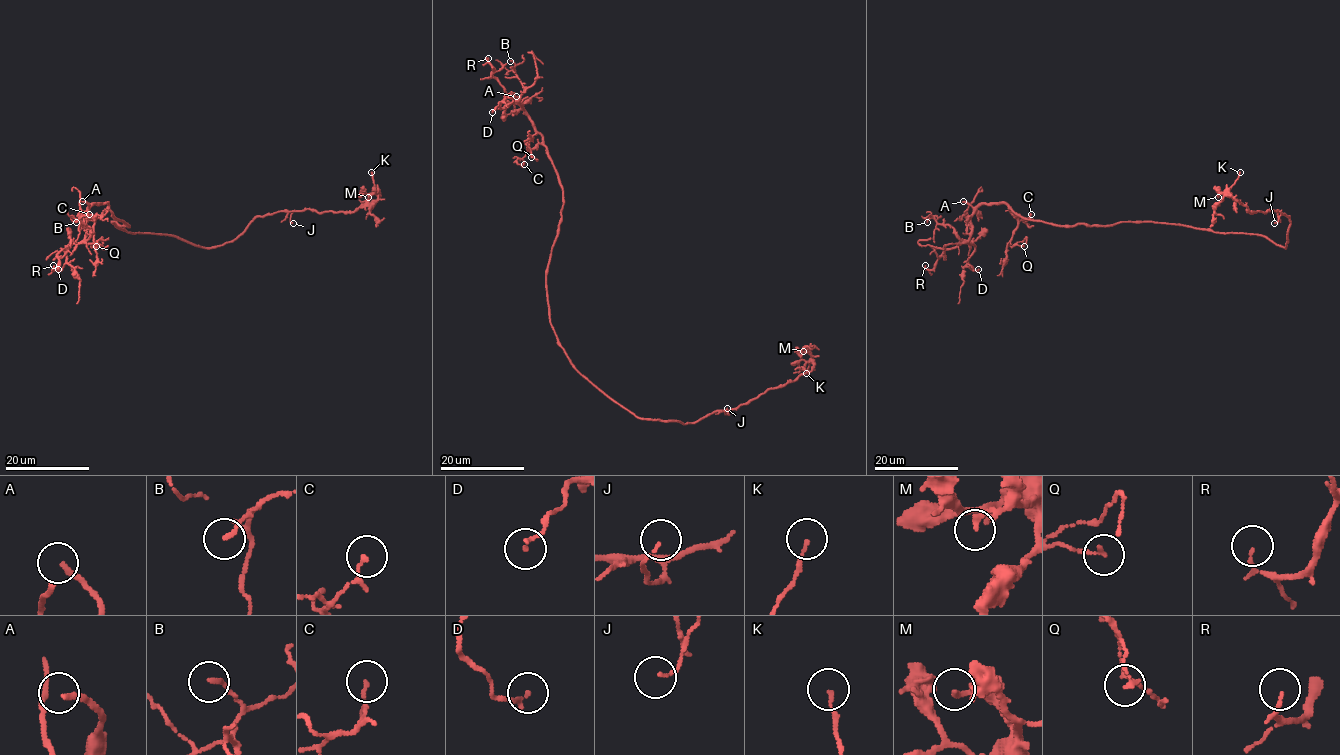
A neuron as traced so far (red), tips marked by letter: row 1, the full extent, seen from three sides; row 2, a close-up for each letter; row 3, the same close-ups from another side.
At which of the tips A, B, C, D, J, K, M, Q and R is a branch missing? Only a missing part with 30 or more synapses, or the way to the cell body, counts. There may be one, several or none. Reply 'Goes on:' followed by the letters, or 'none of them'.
Goes on: A

